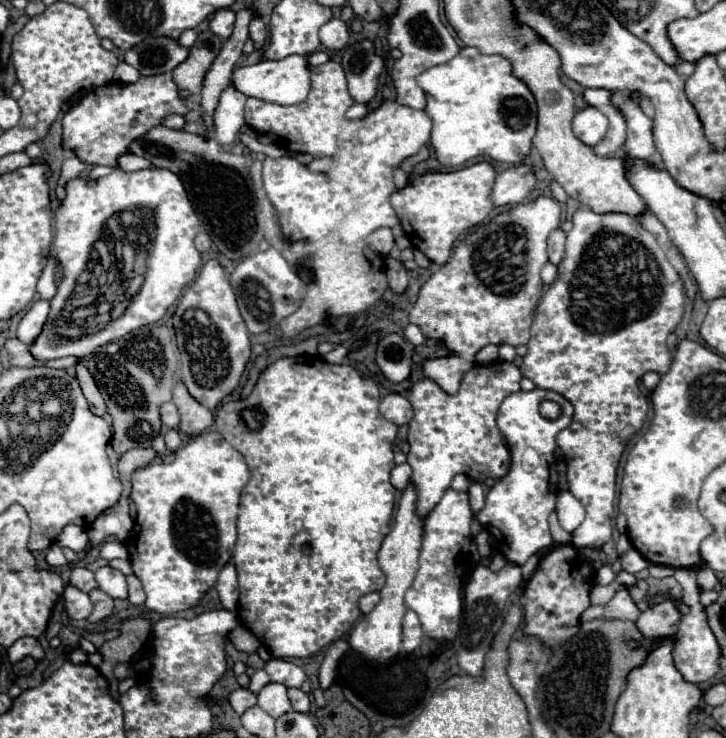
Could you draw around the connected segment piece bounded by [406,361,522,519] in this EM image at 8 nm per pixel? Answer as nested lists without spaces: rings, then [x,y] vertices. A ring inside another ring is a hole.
[[[496,361],[490,365],[474,365],[468,373],[464,373],[456,395],[448,395],[438,383],[434,383],[428,377],[424,377],[416,385],[412,385],[412,389],[406,395],[414,409],[414,417],[408,423],[410,451],[406,455],[408,457],[406,461],[412,467],[410,481],[416,489],[416,515],[420,519],[424,519],[438,505],[444,491],[450,487],[450,481],[454,479],[454,475],[462,473],[462,475],[482,483],[486,479],[500,479],[500,477],[504,477],[504,473],[508,473],[510,453],[508,453],[508,447],[504,445],[504,437],[500,437],[500,431],[496,429],[496,413],[498,413],[500,403],[510,393],[520,391],[520,379],[522,379],[520,369],[514,363]]]

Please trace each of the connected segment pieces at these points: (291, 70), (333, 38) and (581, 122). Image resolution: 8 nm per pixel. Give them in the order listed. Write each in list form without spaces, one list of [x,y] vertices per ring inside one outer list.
[[[290,55],[280,61],[260,61],[250,67],[238,67],[232,73],[232,85],[246,97],[256,97],[260,101],[276,105],[296,105],[308,97],[310,91],[310,69],[306,57]]]
[[[330,19],[320,27],[322,47],[328,51],[340,51],[348,43],[348,25],[342,19]]]
[[[586,105],[584,109],[580,109],[574,115],[572,129],[574,129],[576,137],[580,137],[580,141],[584,141],[586,145],[594,147],[606,135],[606,131],[608,131],[608,119],[596,107]]]

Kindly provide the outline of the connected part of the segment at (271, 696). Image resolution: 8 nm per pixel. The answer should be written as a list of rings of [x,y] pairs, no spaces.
[[[268,683],[258,695],[258,705],[274,719],[278,719],[280,715],[292,709],[286,695],[286,687],[280,683]]]

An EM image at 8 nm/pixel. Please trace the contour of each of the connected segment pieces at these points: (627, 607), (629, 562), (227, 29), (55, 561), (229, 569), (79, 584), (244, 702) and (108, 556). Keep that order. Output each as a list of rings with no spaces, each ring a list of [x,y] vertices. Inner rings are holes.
[[[624,585],[618,587],[616,595],[606,603],[606,605],[590,605],[582,615],[580,621],[592,621],[592,619],[628,619],[628,621],[636,621],[640,617],[640,607],[632,601],[628,589]]]
[[[628,549],[626,553],[620,555],[620,565],[622,565],[622,571],[634,575],[634,573],[646,569],[650,563],[640,553],[636,553],[636,549]]]
[[[220,9],[214,13],[214,17],[210,21],[210,31],[214,35],[218,35],[220,39],[228,39],[232,35],[232,27],[234,27],[234,11],[232,9]]]
[[[50,545],[48,547],[48,553],[46,553],[46,563],[50,567],[64,567],[66,565],[66,559],[64,559],[64,553],[58,545]]]
[[[226,565],[220,575],[218,575],[218,583],[216,583],[216,591],[220,597],[220,603],[226,611],[234,611],[238,605],[238,579],[236,579],[236,569],[234,565]]]
[[[74,567],[72,569],[72,575],[70,575],[70,585],[74,585],[76,589],[88,593],[92,589],[96,589],[96,579],[94,579],[94,573],[90,569],[84,569],[84,567]]]
[[[238,687],[238,689],[234,689],[234,691],[230,693],[228,703],[230,703],[230,707],[232,707],[238,715],[242,715],[248,707],[256,705],[256,695],[250,693],[250,691],[244,689],[244,687]]]
[[[108,541],[108,543],[102,543],[100,557],[106,559],[106,561],[112,561],[112,559],[130,559],[130,555],[128,555],[124,543],[120,543],[120,541]]]

